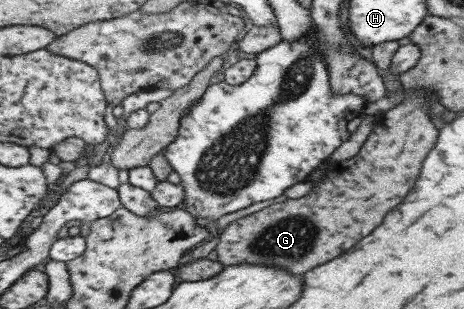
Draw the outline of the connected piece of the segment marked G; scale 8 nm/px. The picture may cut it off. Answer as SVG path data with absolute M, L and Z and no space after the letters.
M424 87L407 89L402 101L382 115L382 123L374 125L374 129L356 155L343 162L336 162L334 169L337 172L324 177L322 183L305 196L297 199L288 198L284 202L272 204L230 222L219 236L219 243L216 246L218 260L224 265L252 263L252 265L280 267L288 269L292 275L300 275L336 259L356 241L366 237L382 221L384 213L390 211L394 205L398 205L402 197L412 189L423 159L436 141L439 125L428 117L428 104L425 99L430 93L432 91Z

